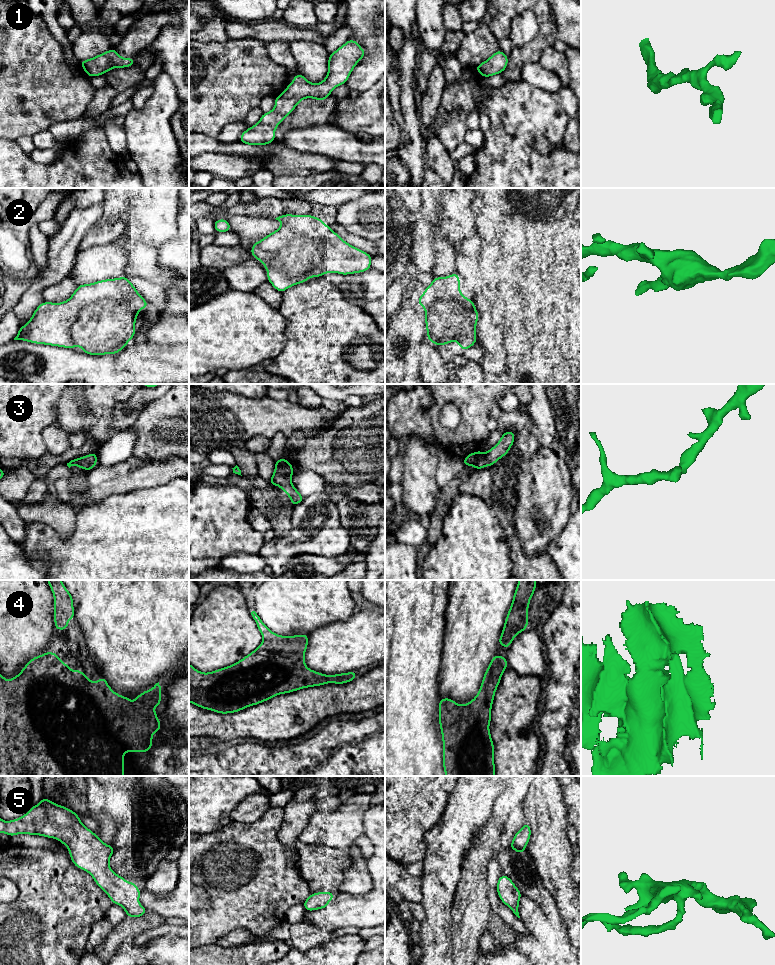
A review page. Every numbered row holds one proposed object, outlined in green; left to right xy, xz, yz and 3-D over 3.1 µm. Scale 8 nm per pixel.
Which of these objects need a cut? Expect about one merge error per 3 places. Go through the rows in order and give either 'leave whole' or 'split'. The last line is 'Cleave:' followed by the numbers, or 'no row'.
1: leave whole
2: leave whole
3: leave whole
4: leave whole
5: leave whole
Cleave: no row

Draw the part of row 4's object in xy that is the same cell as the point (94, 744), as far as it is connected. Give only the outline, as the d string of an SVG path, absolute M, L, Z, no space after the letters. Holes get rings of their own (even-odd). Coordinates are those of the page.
M46 651L32 658L11 680L5 679L0 673L0 776L124 776L124 753L149 752L153 745L151 737L160 731L161 722L153 707L161 705L161 696L158 682L131 701L114 692L103 676L93 683L80 669L73 671L55 652Z

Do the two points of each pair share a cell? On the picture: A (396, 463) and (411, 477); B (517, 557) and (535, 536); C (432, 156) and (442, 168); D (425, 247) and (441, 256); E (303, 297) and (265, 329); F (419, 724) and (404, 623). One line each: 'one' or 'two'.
A: two
B: two
C: one
D: two
E: two
F: one

